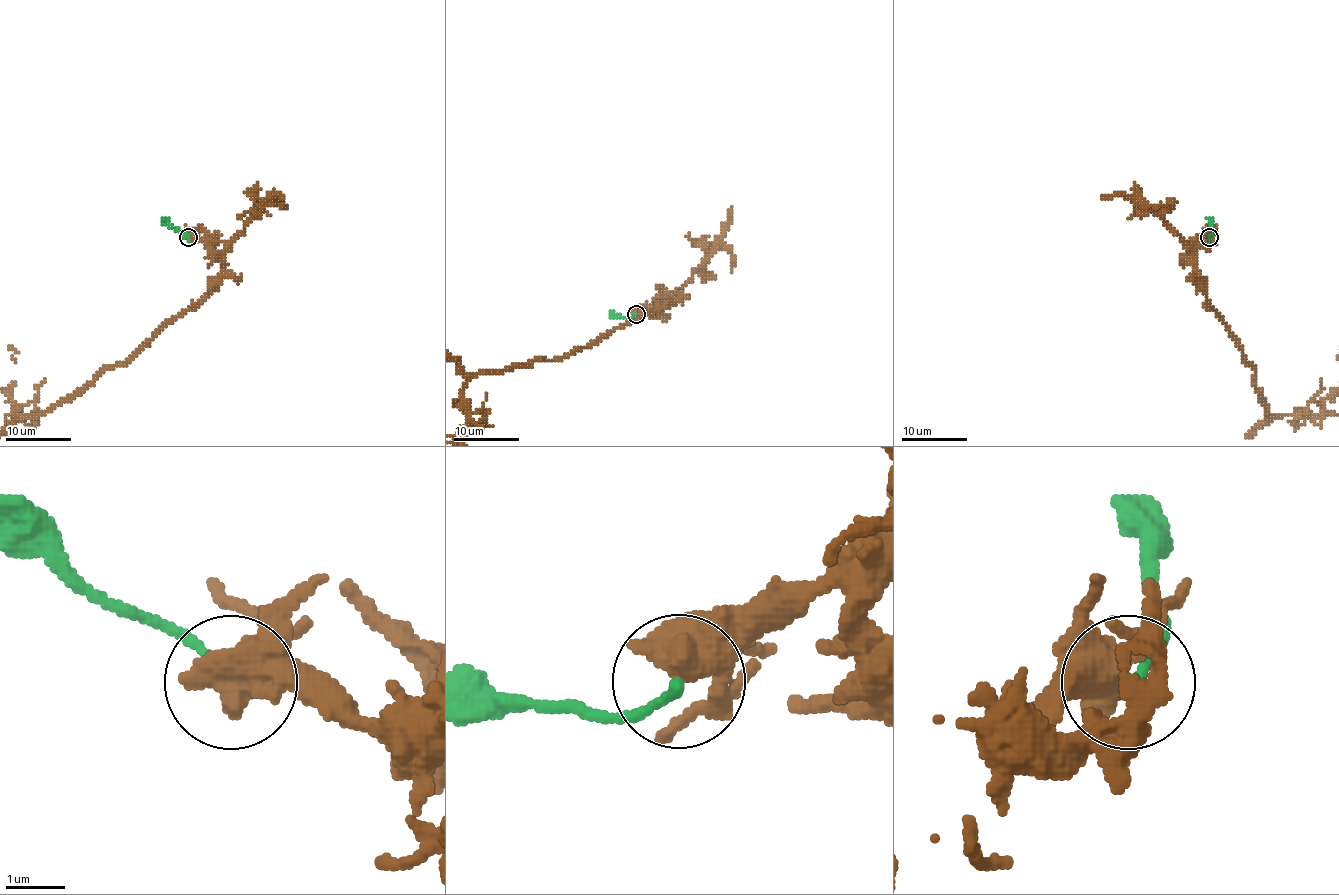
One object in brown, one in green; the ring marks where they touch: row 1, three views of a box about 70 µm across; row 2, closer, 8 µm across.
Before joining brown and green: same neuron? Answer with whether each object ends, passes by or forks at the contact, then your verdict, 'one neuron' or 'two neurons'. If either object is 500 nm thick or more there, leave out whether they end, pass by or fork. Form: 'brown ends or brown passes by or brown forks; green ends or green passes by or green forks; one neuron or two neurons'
two neurons

